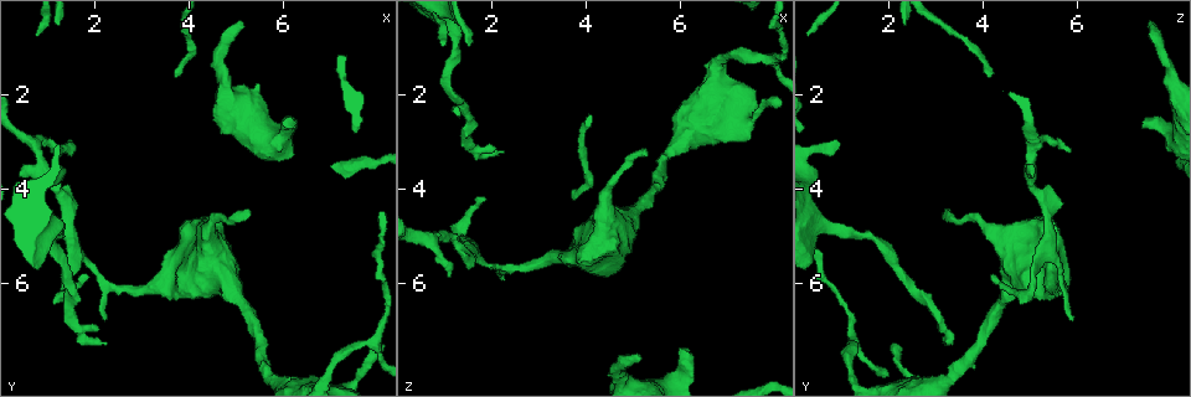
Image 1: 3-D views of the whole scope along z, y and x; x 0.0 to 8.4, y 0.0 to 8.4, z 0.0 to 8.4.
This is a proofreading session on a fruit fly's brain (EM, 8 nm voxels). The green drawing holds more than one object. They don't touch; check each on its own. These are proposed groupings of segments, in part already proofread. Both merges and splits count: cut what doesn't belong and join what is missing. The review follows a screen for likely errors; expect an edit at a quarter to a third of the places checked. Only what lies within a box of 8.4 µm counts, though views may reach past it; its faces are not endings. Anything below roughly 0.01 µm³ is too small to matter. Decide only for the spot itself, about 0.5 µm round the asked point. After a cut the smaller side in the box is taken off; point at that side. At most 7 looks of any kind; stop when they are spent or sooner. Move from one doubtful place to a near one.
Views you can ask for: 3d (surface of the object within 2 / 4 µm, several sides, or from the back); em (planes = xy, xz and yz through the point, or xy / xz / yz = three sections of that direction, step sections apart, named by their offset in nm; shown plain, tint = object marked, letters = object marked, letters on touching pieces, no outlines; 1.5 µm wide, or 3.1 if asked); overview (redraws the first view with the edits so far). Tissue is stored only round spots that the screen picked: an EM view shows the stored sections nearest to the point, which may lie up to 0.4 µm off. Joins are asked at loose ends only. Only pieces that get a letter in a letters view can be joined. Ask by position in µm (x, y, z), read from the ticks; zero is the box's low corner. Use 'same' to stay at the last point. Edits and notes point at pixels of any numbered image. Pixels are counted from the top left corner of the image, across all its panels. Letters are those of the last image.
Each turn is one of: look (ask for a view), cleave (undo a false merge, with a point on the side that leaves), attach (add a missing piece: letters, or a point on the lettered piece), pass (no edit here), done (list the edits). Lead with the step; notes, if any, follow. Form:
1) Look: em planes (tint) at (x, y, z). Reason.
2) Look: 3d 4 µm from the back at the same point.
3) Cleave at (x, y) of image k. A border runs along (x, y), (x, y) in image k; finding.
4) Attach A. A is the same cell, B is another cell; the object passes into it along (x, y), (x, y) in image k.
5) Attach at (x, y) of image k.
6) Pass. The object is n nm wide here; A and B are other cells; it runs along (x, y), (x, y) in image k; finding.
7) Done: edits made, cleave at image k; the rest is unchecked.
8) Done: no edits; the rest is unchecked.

Look: em planes (letters) at (1.75, 5.40, 5.45). A narrow waist.

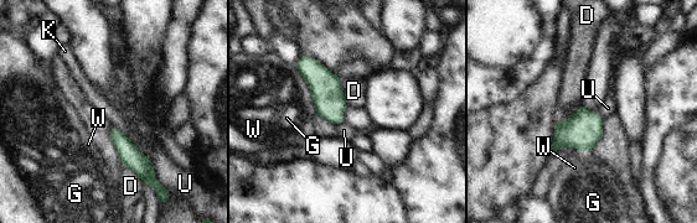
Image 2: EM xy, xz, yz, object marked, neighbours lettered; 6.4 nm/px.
Pass. D, G, K, U and W are other cells; a border runs along (582, 103), (568, 119), (556, 123) in image 2; all the same cell.

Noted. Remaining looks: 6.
Look: em planes (tint) at (2.20, 7.30, 3.15). End of a long branch.

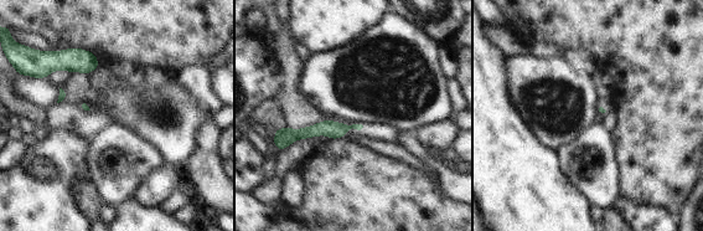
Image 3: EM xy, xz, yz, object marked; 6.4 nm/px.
Look: em planes (letters) at the same point. See the neighbours.

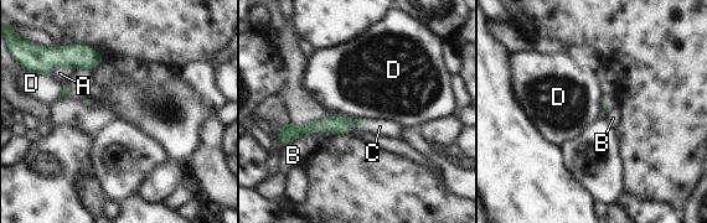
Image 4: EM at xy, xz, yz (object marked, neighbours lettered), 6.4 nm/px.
Attach at (380, 126) of image 4. C is the same cell, A, B and D are other cells; the object passes into it along (334, 124), (357, 120), (380, 126) in image 4; it goes on there.

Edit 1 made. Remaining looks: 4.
Look: overview. See it whole again.

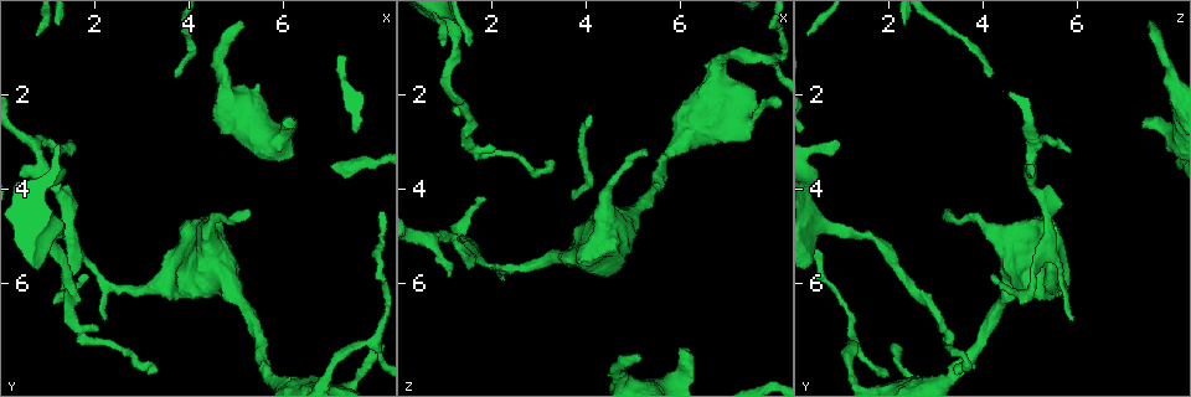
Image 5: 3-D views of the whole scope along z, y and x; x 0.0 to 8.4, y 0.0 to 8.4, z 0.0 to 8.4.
Look: em planes (letters) at (6.00, 2.55, 7.35). An open end.

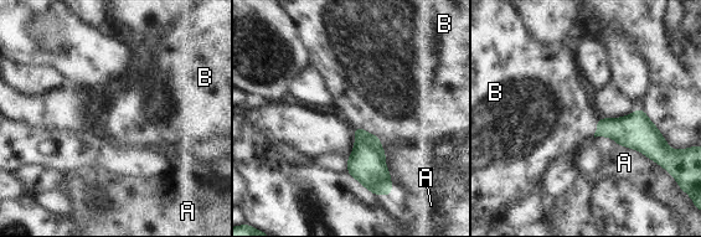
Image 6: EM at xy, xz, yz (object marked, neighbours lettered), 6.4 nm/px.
Attach at (366, 93) of image 6. B is the same cell, A is another cell; it goes on there.

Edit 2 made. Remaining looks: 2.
Done: edits made, attach at image 4, attach at image 6; the rest is unchecked.

